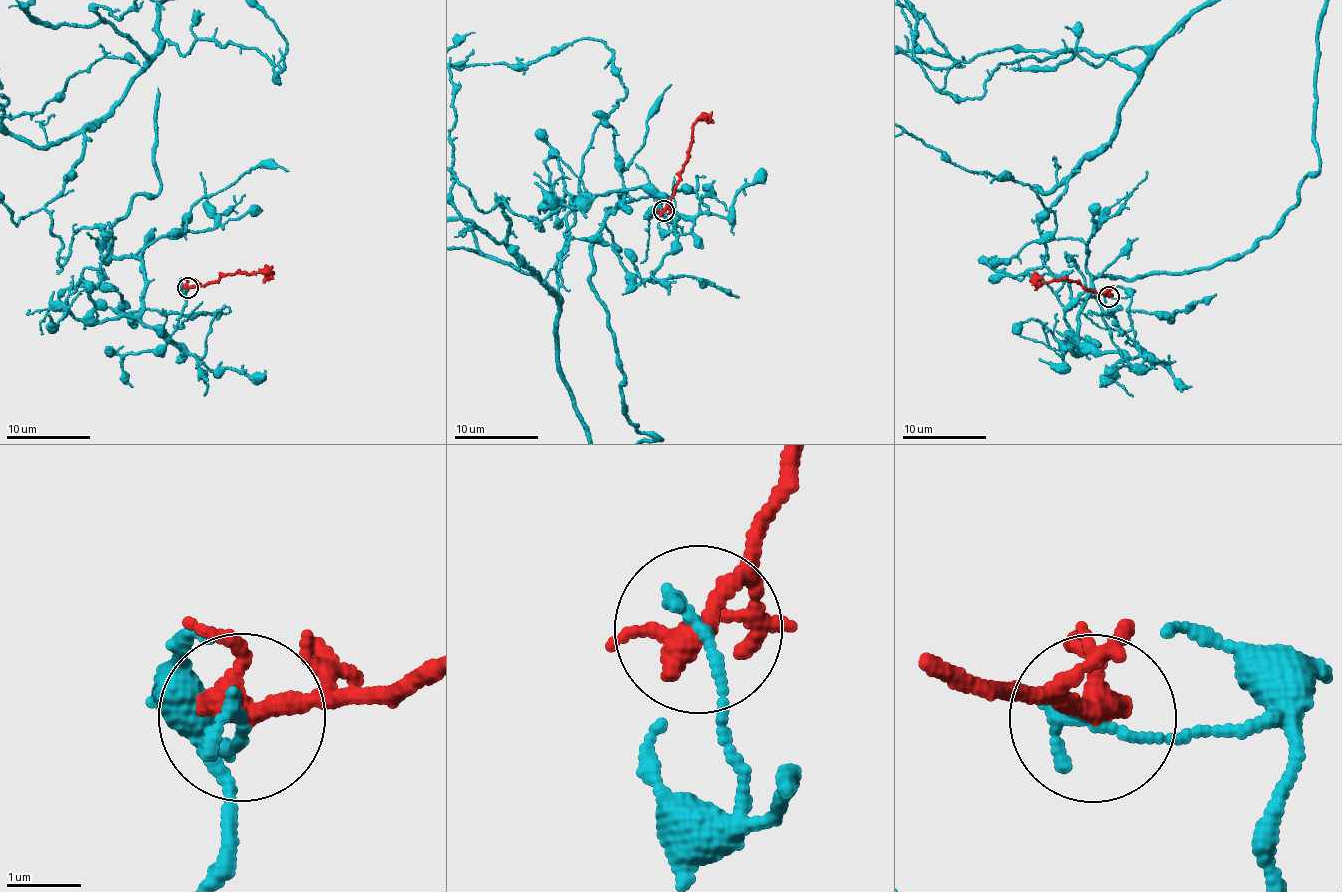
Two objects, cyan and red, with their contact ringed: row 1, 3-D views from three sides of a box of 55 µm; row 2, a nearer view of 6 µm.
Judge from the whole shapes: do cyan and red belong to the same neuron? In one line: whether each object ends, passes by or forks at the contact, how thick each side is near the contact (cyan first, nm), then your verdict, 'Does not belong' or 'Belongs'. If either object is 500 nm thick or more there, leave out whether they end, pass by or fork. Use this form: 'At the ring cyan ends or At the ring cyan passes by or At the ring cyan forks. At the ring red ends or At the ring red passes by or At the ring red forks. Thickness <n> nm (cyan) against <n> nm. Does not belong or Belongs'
At the ring cyan ends. At the ring red passes by. Thickness 190 nm (cyan) against 280 nm. Does not belong

